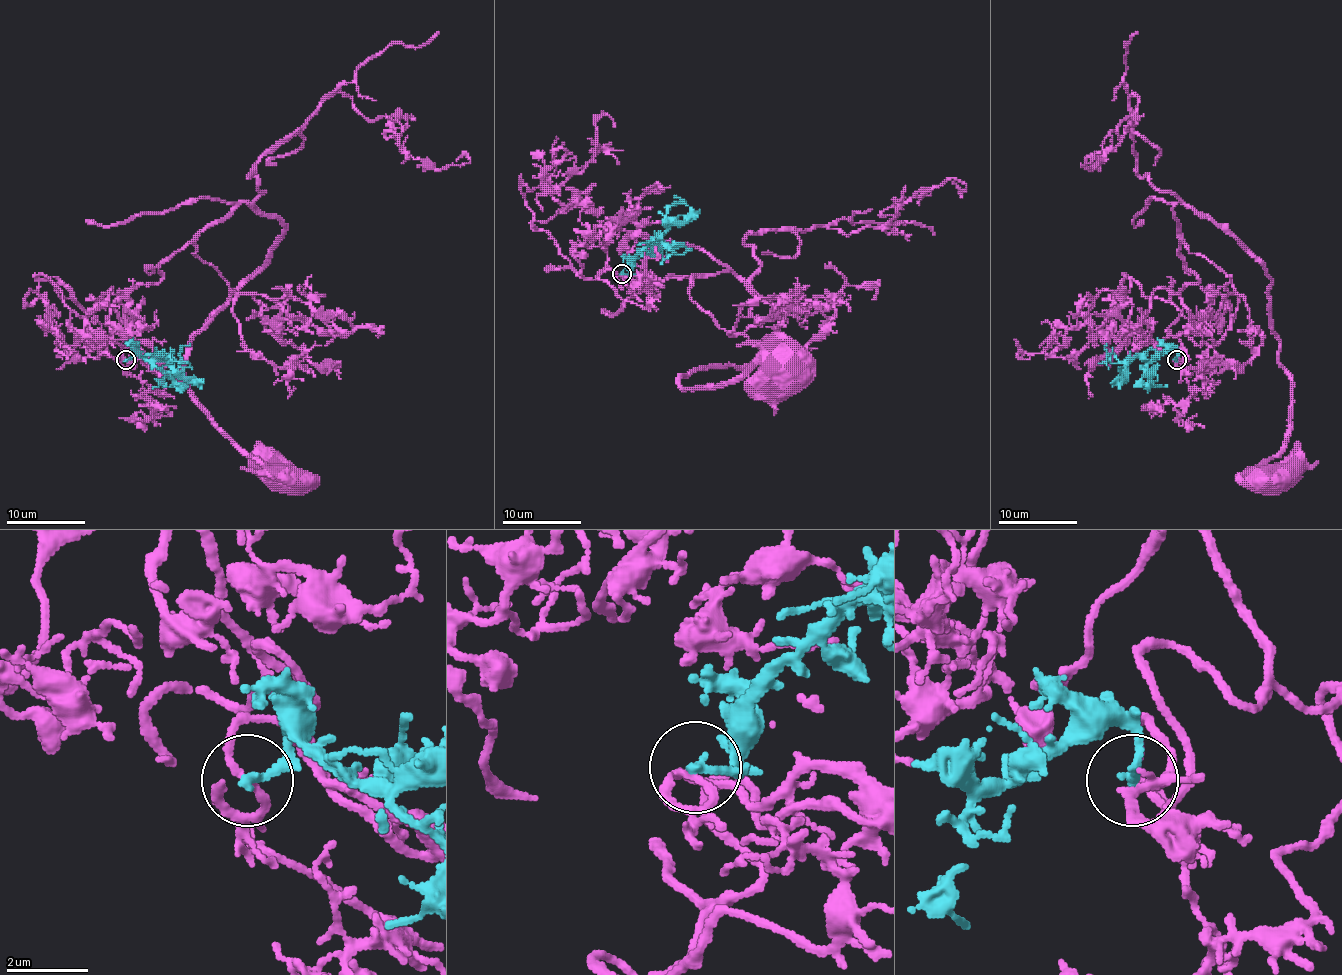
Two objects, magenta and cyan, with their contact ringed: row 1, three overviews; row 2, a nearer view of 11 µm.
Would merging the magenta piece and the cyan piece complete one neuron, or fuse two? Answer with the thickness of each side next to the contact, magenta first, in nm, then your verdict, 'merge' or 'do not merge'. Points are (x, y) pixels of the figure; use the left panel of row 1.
calibres 160 and 240 nm; merge

